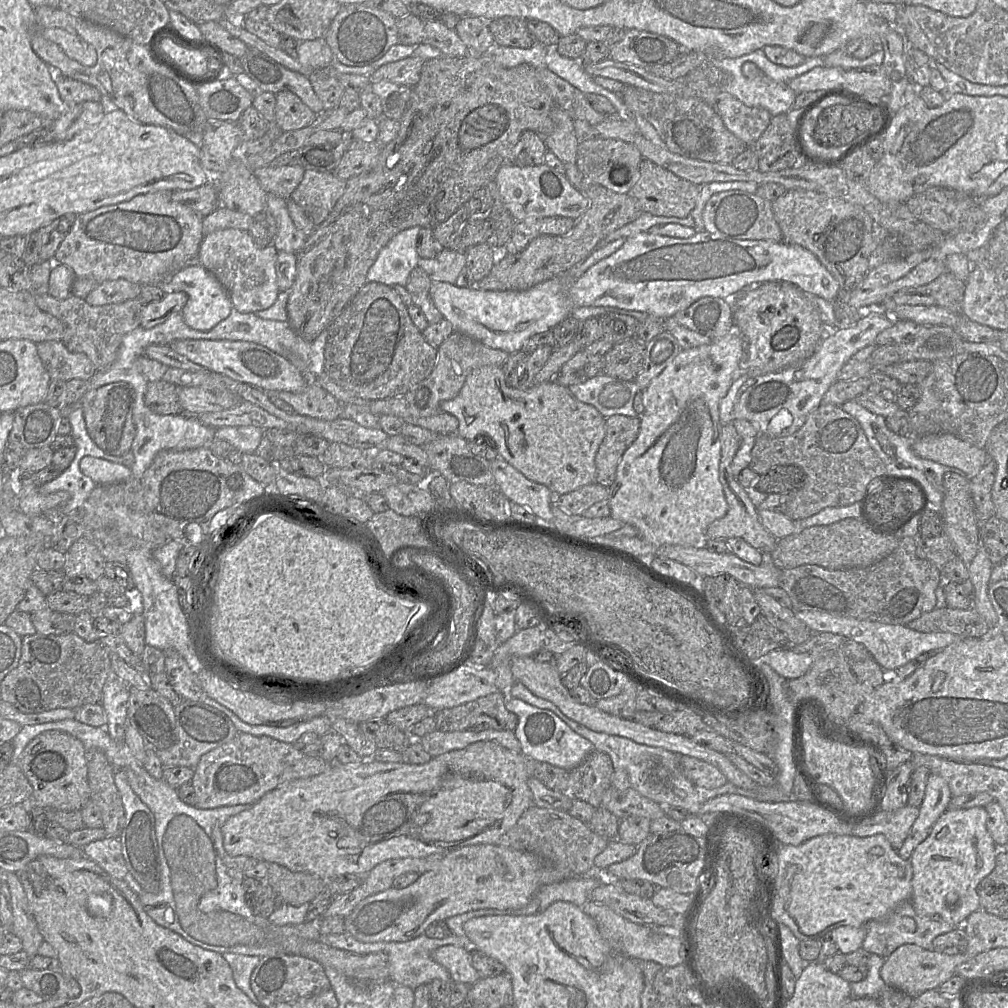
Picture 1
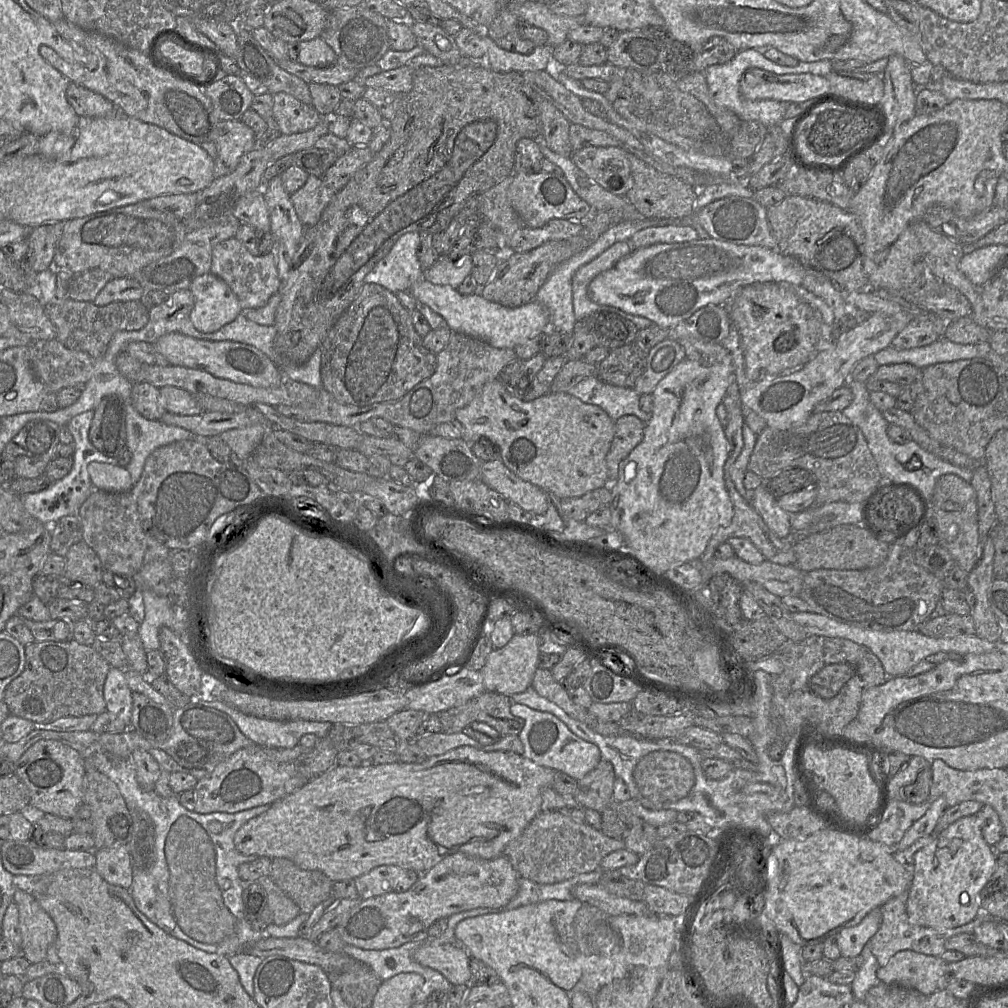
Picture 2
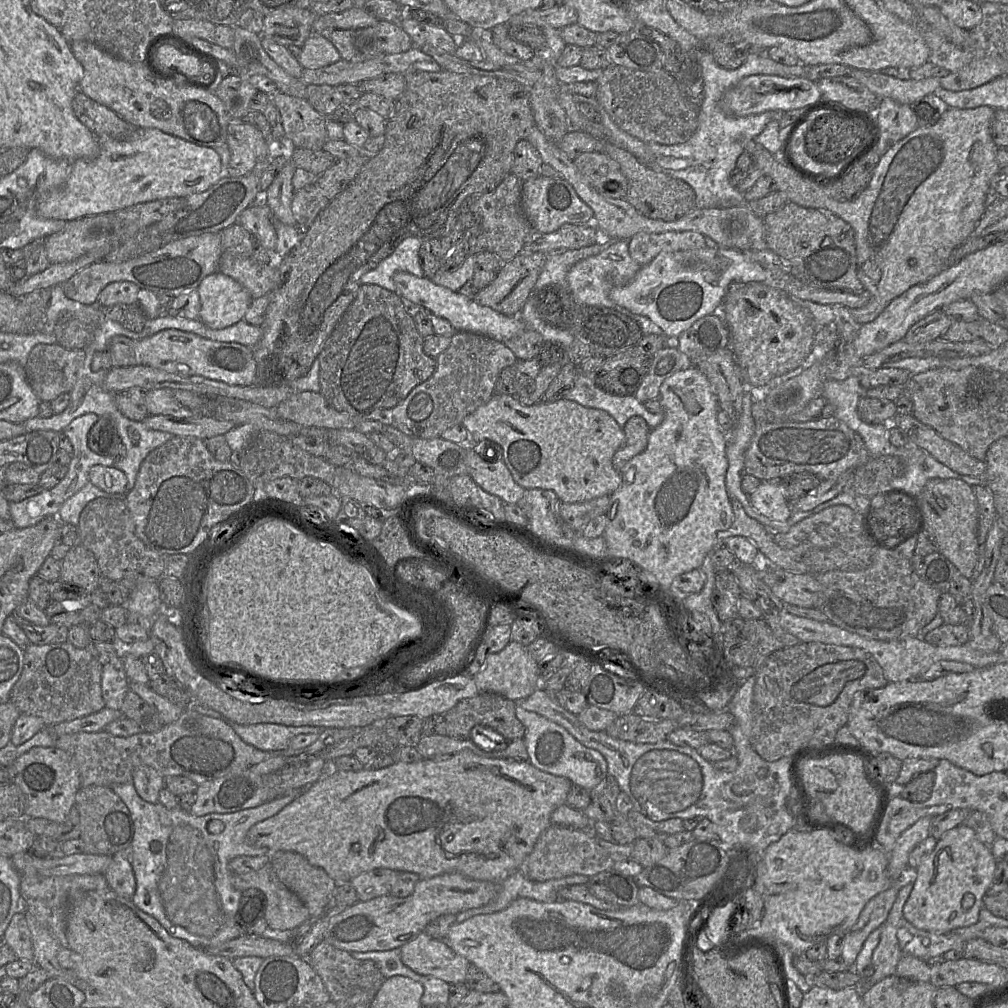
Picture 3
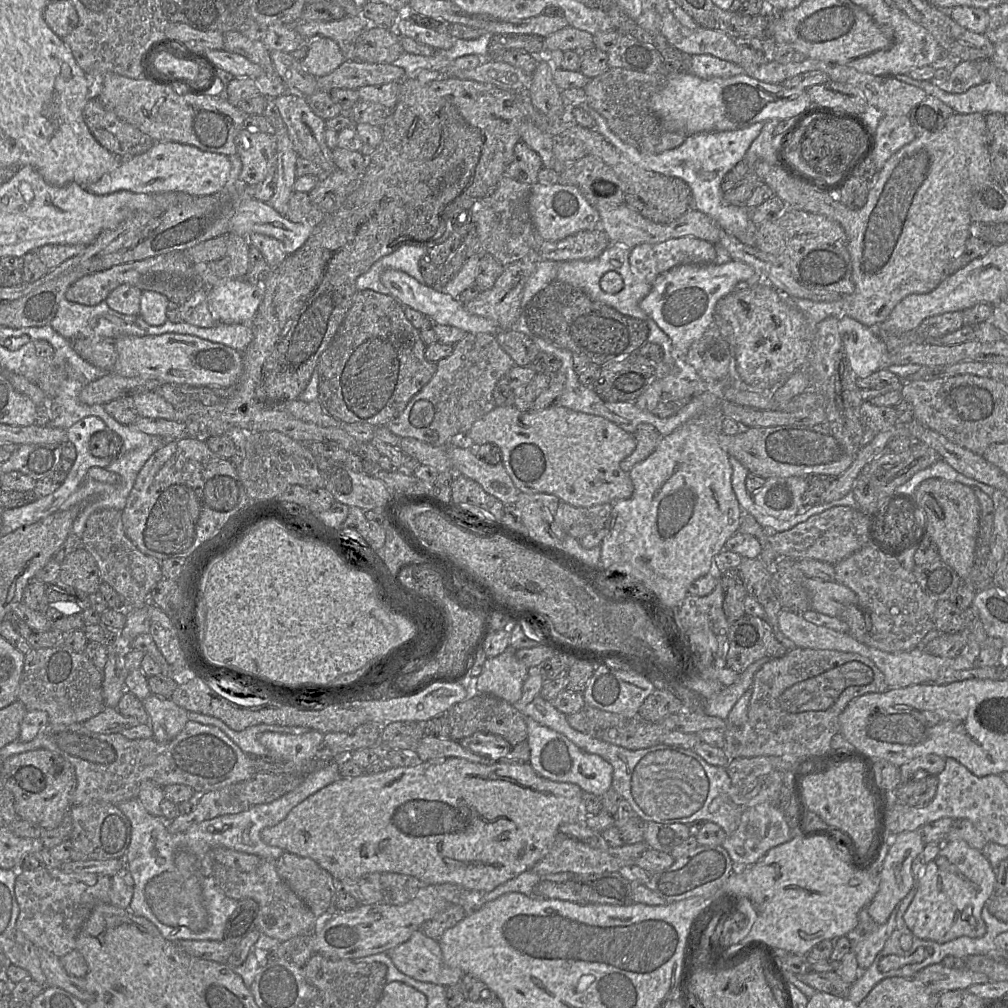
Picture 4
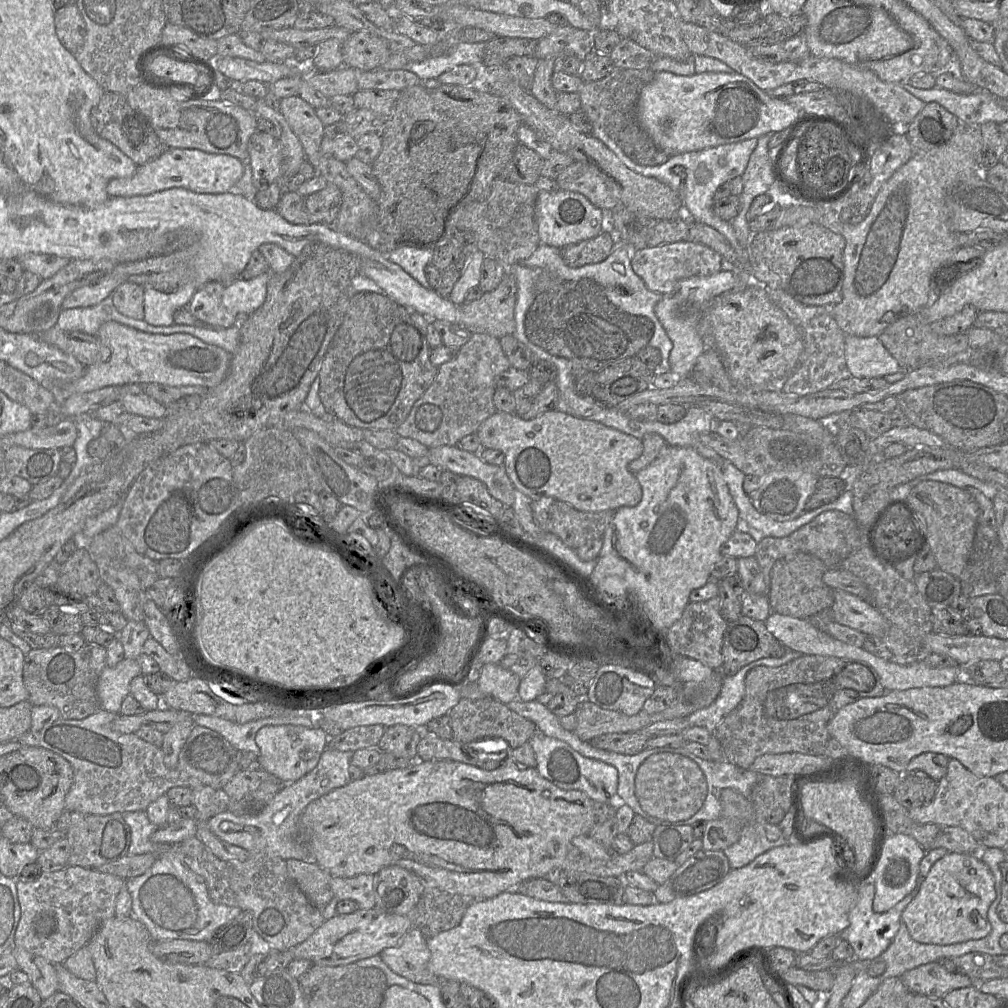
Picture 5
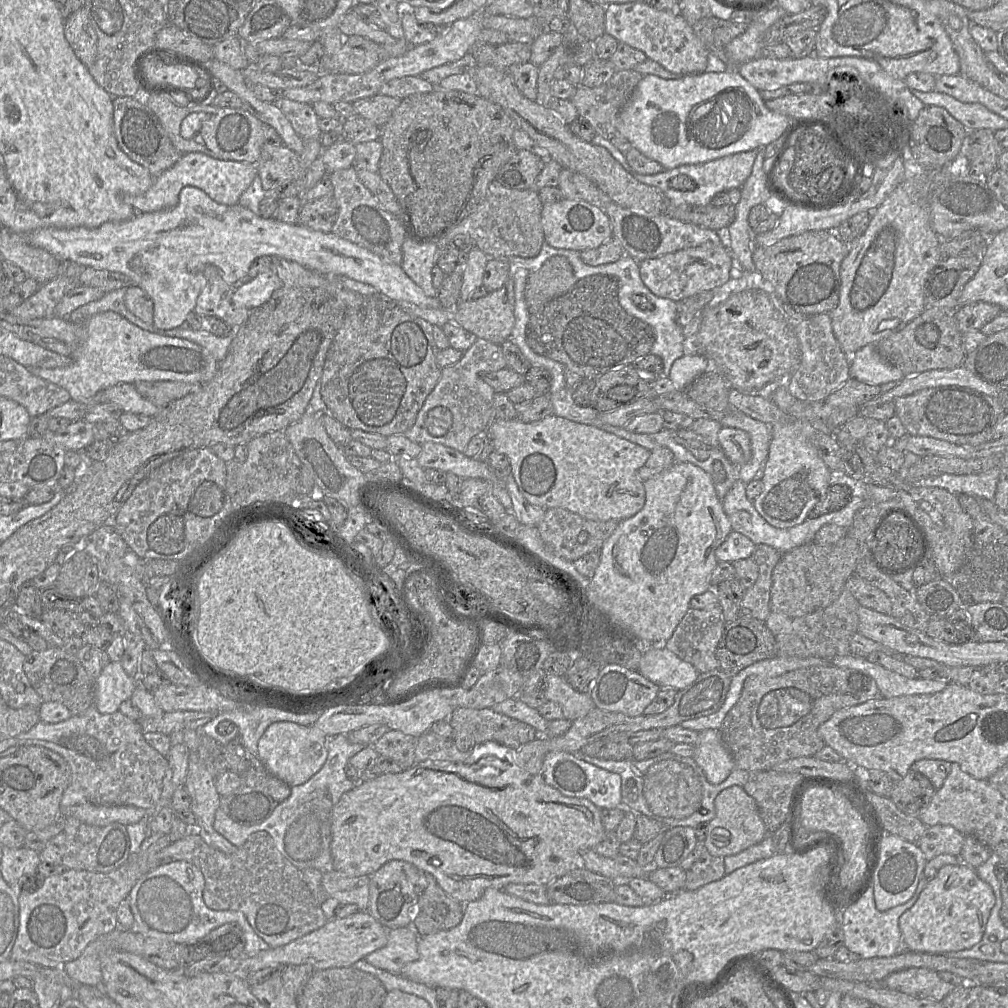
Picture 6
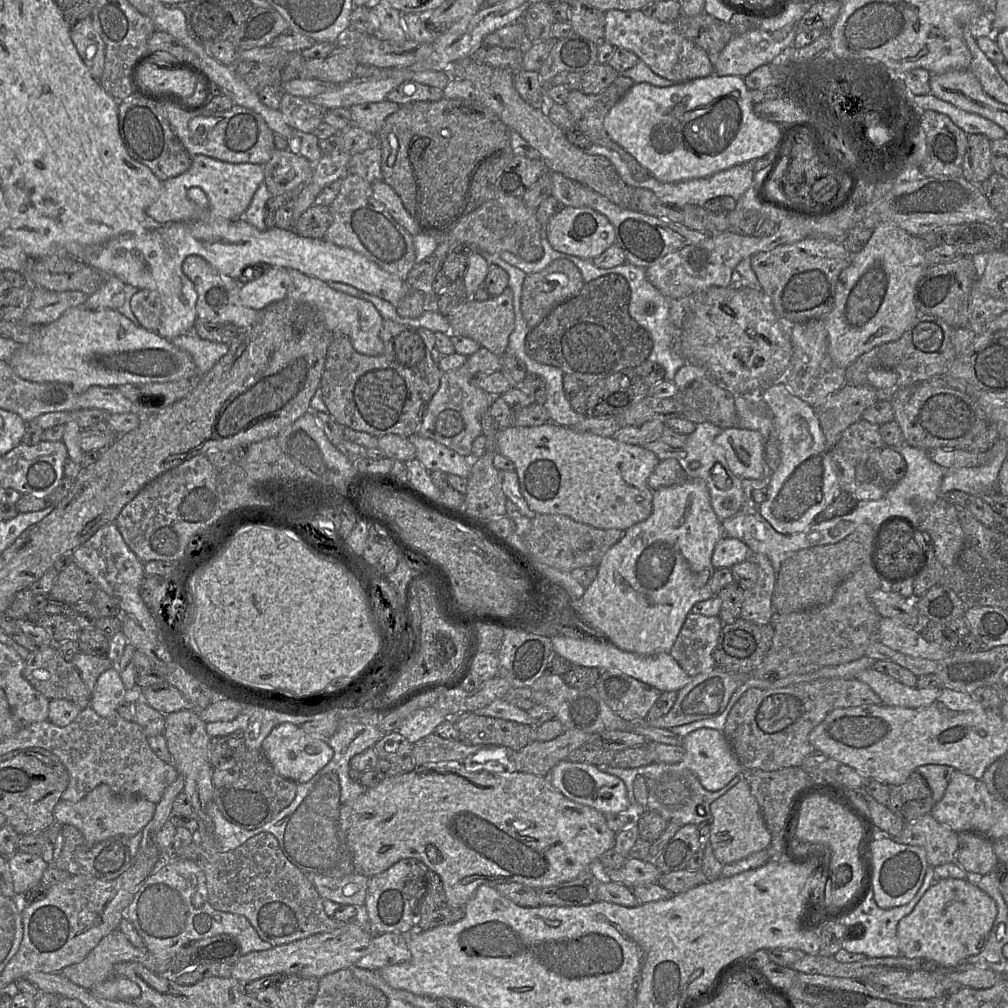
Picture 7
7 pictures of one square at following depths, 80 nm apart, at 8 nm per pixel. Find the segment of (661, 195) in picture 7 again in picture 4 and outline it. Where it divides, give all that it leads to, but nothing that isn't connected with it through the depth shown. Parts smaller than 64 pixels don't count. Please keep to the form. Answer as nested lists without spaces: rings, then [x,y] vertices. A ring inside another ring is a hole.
[[[587,101],[580,105],[595,120],[594,130],[601,134],[611,145],[621,152],[630,162],[639,167],[667,177],[684,181],[691,189],[692,209],[702,212],[712,218],[727,234],[734,236],[746,245],[751,245],[751,224],[746,205],[736,206],[724,199],[721,184],[725,176],[731,172],[745,155],[753,141],[758,137],[764,123],[758,122],[739,130],[723,132],[704,132],[687,136],[679,147],[660,154],[646,154],[624,143],[608,127],[606,120]]]

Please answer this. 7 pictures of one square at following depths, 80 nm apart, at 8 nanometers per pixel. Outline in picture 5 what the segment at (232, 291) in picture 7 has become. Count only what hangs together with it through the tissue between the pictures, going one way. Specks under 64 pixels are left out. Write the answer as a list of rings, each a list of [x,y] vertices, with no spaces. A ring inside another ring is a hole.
[[[208,282],[199,288],[188,304],[188,310],[207,327],[229,328],[238,324],[238,317],[222,304],[226,284]]]

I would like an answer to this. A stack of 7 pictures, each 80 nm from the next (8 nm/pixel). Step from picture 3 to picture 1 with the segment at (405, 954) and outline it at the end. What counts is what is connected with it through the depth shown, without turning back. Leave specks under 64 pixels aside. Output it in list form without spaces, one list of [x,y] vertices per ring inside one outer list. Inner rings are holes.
[[[442,946],[432,953],[435,962],[448,970],[451,980],[454,983],[473,985],[480,976],[471,962],[471,952],[462,947]]]

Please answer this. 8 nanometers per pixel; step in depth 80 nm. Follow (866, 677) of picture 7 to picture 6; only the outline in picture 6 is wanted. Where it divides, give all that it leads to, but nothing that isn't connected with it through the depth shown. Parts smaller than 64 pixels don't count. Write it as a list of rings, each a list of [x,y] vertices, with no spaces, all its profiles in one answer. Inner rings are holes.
[[[853,654],[836,656],[831,661],[837,667],[857,670],[873,678],[883,698],[933,694],[942,691],[949,684],[944,681],[928,680],[919,677],[910,679],[890,671],[879,664],[871,663],[866,657]]]

